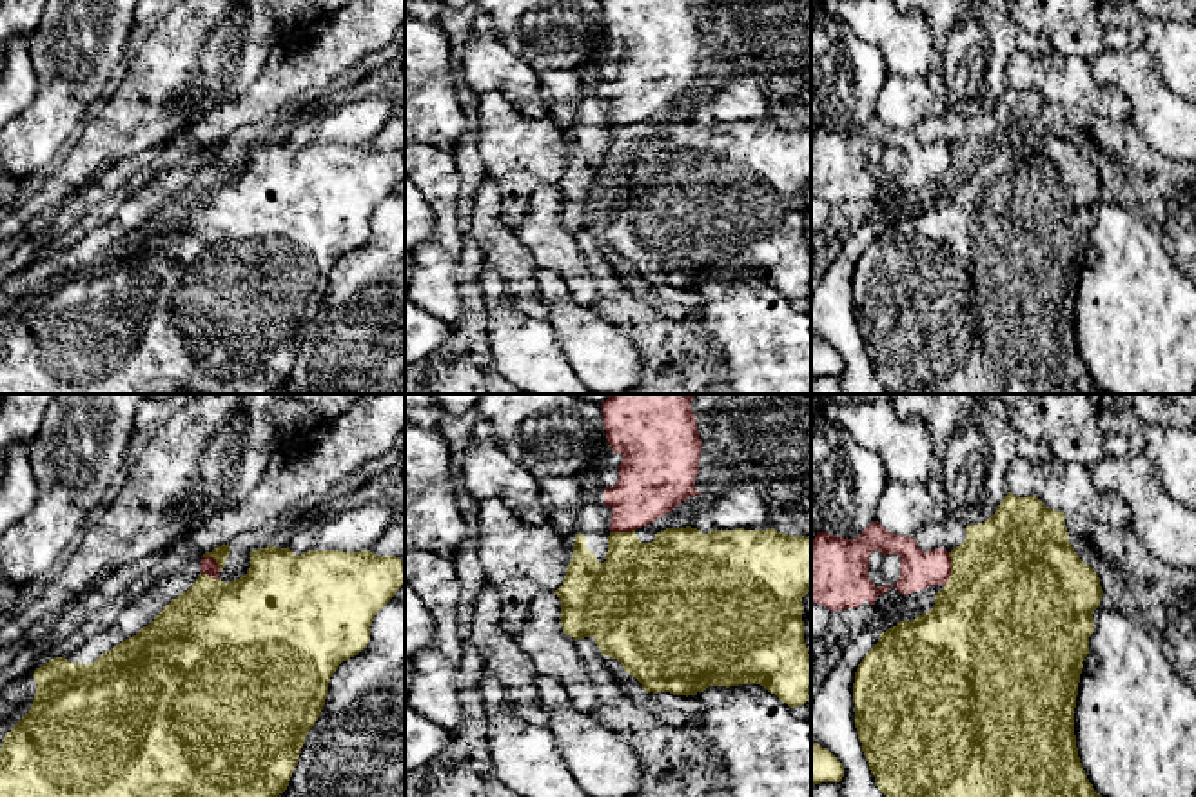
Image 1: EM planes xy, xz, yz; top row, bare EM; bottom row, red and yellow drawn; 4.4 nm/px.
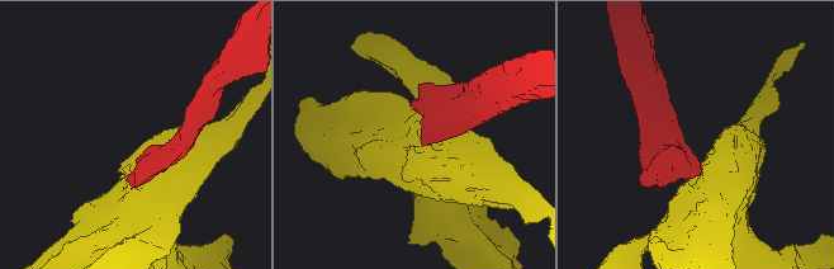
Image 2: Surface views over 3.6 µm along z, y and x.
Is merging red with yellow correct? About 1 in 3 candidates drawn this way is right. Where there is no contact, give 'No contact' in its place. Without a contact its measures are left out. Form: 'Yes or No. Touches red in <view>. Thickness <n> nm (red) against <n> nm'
No. Touches red in yz. Thickness 170 nm (red) against 480 nm

